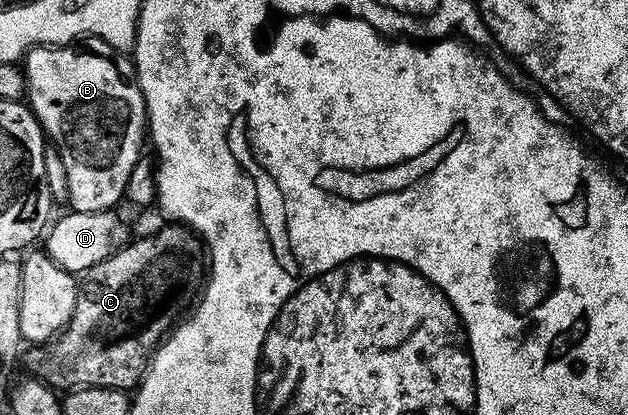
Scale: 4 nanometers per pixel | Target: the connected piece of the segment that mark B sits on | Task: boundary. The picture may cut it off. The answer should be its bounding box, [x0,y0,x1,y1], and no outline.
[24,42,148,211]

